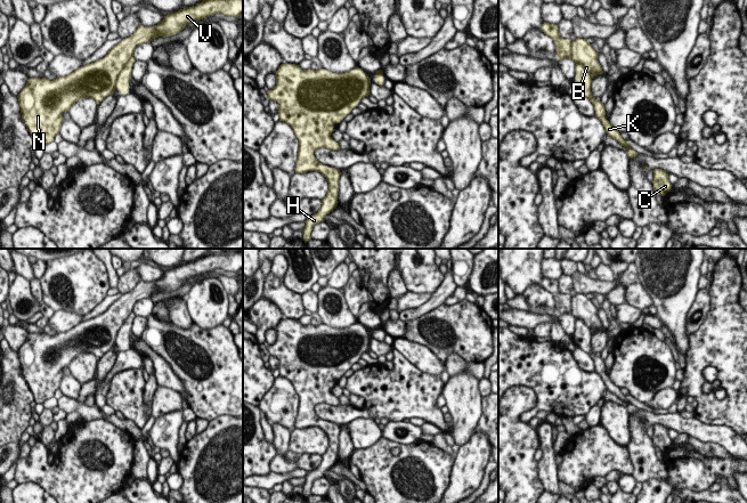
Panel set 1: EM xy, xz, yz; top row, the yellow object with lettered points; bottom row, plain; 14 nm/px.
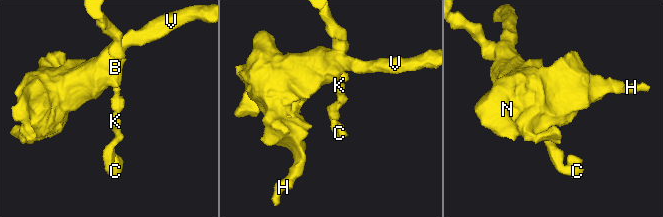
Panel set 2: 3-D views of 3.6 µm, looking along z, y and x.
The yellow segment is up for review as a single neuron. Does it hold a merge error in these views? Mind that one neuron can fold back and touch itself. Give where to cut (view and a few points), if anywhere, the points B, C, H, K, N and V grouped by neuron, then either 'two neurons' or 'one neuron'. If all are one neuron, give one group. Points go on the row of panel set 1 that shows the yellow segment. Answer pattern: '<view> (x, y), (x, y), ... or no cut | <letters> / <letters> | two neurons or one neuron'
no cut | B C H K N V | one neuron

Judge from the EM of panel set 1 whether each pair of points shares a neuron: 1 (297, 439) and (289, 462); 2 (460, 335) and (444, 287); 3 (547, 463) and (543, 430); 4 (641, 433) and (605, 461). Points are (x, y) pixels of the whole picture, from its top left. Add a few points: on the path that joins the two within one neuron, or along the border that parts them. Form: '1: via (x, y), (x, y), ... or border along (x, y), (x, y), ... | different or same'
1: border along (289, 448), (300, 454) | different
2: border along (441, 302), (419, 317) | different
3: via (547, 455), (545, 438) | same
4: border along (627, 445), (633, 471) | different

